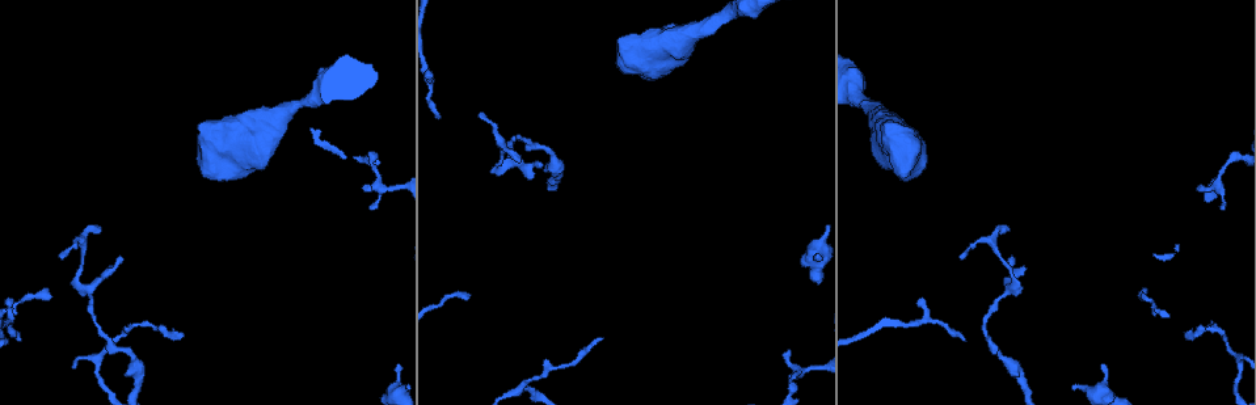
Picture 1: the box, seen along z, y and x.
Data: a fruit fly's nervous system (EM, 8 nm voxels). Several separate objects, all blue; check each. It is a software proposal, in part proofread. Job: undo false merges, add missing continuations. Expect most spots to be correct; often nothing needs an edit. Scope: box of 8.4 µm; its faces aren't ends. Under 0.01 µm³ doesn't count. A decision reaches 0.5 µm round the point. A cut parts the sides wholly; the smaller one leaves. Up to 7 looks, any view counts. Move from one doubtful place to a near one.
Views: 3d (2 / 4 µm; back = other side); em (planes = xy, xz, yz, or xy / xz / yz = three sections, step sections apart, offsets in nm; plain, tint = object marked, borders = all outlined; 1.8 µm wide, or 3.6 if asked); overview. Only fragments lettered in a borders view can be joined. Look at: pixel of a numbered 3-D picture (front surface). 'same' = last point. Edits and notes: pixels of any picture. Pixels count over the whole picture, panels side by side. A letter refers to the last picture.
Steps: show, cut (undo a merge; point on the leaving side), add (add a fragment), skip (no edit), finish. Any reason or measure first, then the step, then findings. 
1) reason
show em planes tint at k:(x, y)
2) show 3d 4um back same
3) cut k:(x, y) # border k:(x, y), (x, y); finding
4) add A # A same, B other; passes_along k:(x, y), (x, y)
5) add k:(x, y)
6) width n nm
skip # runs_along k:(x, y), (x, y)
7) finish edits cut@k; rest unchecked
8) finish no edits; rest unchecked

abrupt turn
show em planes tint at 1:(388, 187)

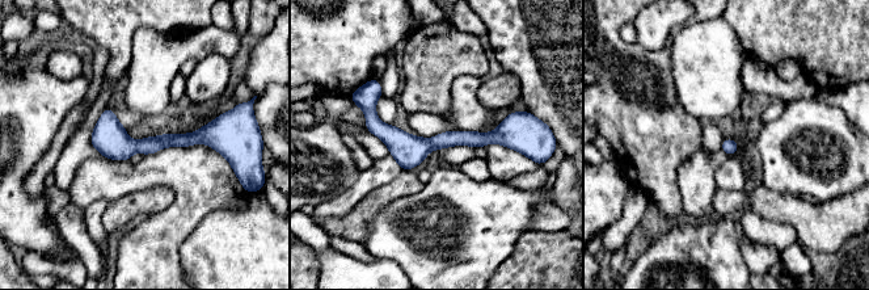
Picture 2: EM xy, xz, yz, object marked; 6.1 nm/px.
see the neighbours
show em planes borders same

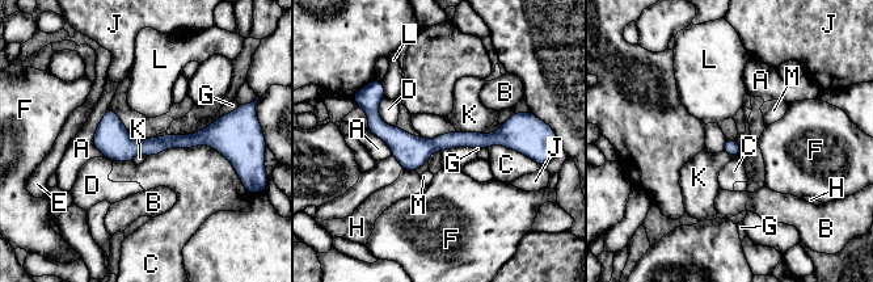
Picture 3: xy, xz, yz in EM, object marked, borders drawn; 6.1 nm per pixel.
skip # A other, B other, C other, D other, E other, F other, G other, H other, J other, K other, L other, M other; all the same neuron

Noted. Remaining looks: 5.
thin end
show em planes borders at 1:(600, 338)

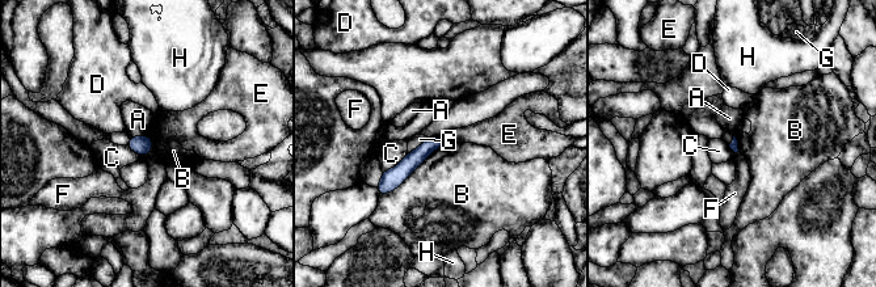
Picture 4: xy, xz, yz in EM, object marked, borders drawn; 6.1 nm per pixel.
skip # A other, B other, C other, D other, E other, F other, G other, H other; runs_along 4:(439, 143), (430, 144), (380, 190); none of them fits

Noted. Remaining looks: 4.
branch stops here
show 3d 4um at 1:(542, 163)

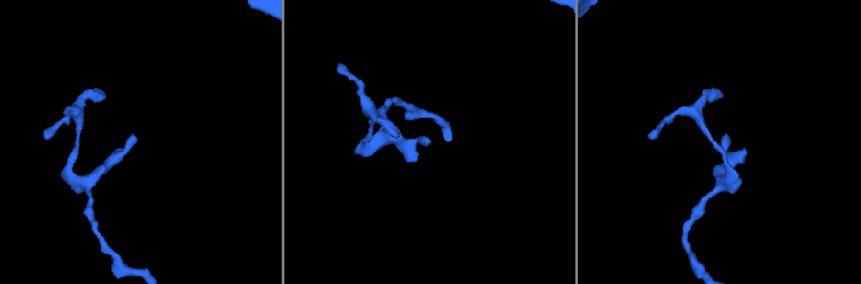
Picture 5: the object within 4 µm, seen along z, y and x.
now the EM
show em planes borders at 5:(728, 137)

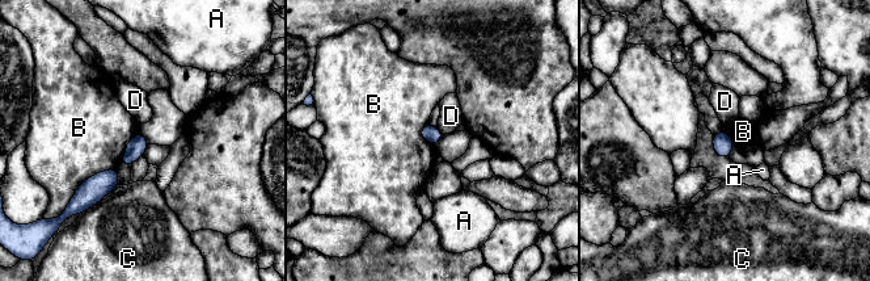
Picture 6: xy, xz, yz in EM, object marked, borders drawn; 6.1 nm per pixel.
skip # A other, B other, C other, D other; border 6:(115, 167), (91, 175), (70, 198); no lettered fragment goes on from it

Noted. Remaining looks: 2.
finish no edits; rest unchecked

